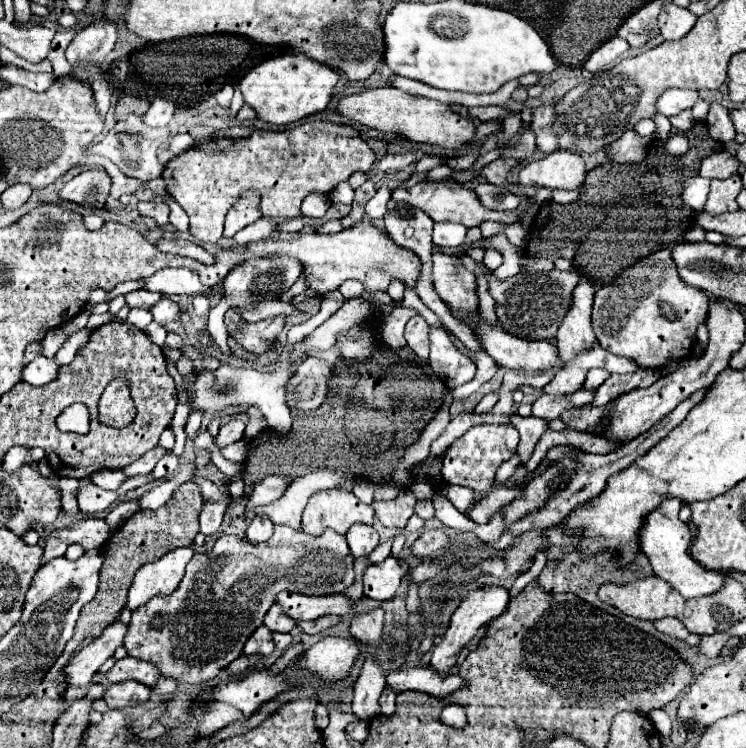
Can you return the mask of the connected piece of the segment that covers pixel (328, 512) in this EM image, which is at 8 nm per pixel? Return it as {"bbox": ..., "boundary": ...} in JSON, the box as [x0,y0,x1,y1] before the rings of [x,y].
{"bbox":[302,488,372,536],"boundary":[[[332,488],[318,490],[310,496],[302,514],[302,528],[312,536],[322,534],[324,528],[334,528],[338,534],[346,534],[352,524],[372,524],[372,518],[372,506],[360,502],[344,488]]]}

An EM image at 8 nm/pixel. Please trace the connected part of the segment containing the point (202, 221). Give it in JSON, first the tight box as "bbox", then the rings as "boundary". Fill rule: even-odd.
{"bbox":[162,120,374,242],"boundary":[[[312,120],[282,132],[256,130],[248,138],[212,138],[168,160],[162,178],[168,194],[186,210],[190,234],[200,242],[218,242],[228,208],[244,192],[260,192],[262,216],[288,220],[300,216],[300,204],[308,192],[328,194],[338,182],[348,180],[352,172],[362,170],[368,174],[374,160],[374,152],[352,126]]]}

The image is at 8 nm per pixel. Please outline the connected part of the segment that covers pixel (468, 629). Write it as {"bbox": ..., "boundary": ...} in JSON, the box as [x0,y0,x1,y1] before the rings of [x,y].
{"bbox":[430,586,510,674],"boundary":[[[482,586],[482,588],[476,588],[476,590],[468,590],[466,596],[460,600],[456,612],[452,614],[452,620],[450,620],[450,628],[444,636],[444,640],[432,650],[432,658],[430,658],[430,664],[432,664],[432,670],[436,670],[438,674],[448,674],[450,666],[456,664],[456,658],[460,654],[460,648],[472,640],[472,636],[478,632],[478,628],[482,628],[488,620],[500,616],[506,606],[508,606],[508,600],[510,600],[510,594],[506,588],[500,588],[500,586]]]}

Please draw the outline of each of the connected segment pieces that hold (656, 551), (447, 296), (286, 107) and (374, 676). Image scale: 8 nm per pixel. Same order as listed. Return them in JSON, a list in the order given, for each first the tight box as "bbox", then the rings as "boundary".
[{"bbox":[638,496,726,598],"boundary":[[[666,496],[660,502],[660,506],[644,518],[644,524],[642,524],[640,536],[638,536],[640,550],[648,556],[650,564],[654,568],[654,574],[660,576],[662,580],[666,580],[668,584],[672,584],[672,588],[676,588],[684,598],[708,596],[708,594],[722,588],[722,580],[724,580],[726,574],[708,570],[690,556],[692,534],[690,534],[690,528],[678,518],[680,508],[682,508],[680,500],[676,500],[672,496]]]},{"bbox":[434,252,478,312],"boundary":[[[434,252],[434,290],[450,310],[478,312],[476,276],[468,272],[458,258],[442,252]]]},{"bbox":[240,54,340,124],"boundary":[[[284,54],[252,68],[240,80],[240,90],[244,94],[244,102],[256,110],[258,118],[272,124],[290,124],[314,112],[322,112],[330,104],[332,90],[338,80],[340,72],[324,66],[318,60],[304,54]]]},{"bbox":[352,654,386,720],"boundary":[[[366,654],[366,662],[362,666],[362,674],[356,680],[354,686],[354,700],[352,700],[352,712],[362,720],[370,720],[380,714],[378,698],[382,694],[382,688],[386,684],[386,676],[376,662],[374,654]]]}]

